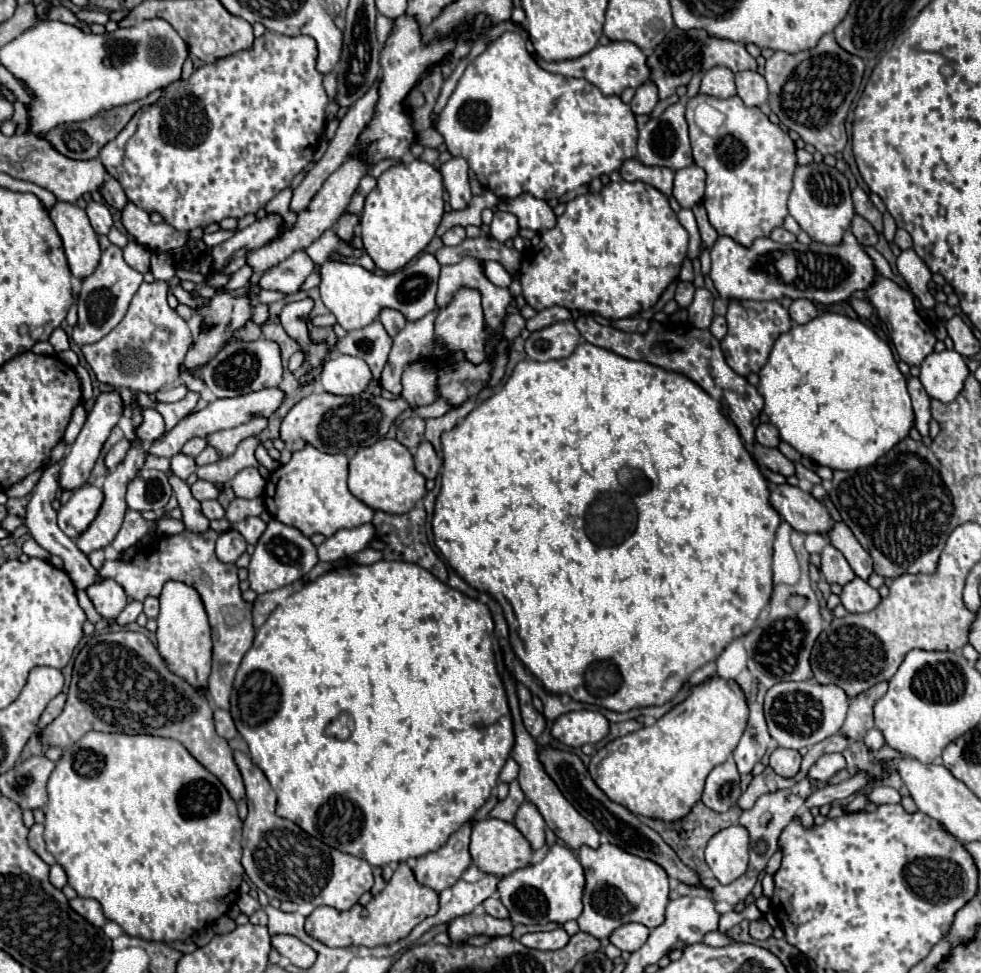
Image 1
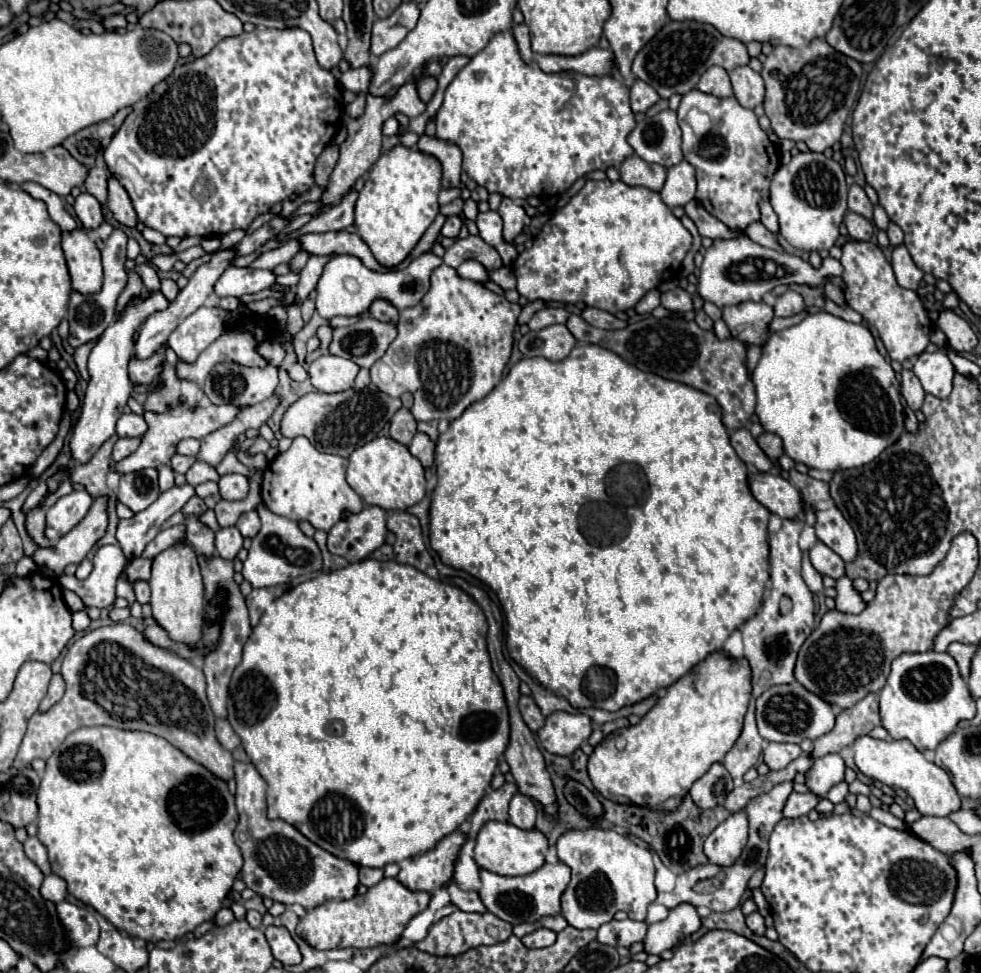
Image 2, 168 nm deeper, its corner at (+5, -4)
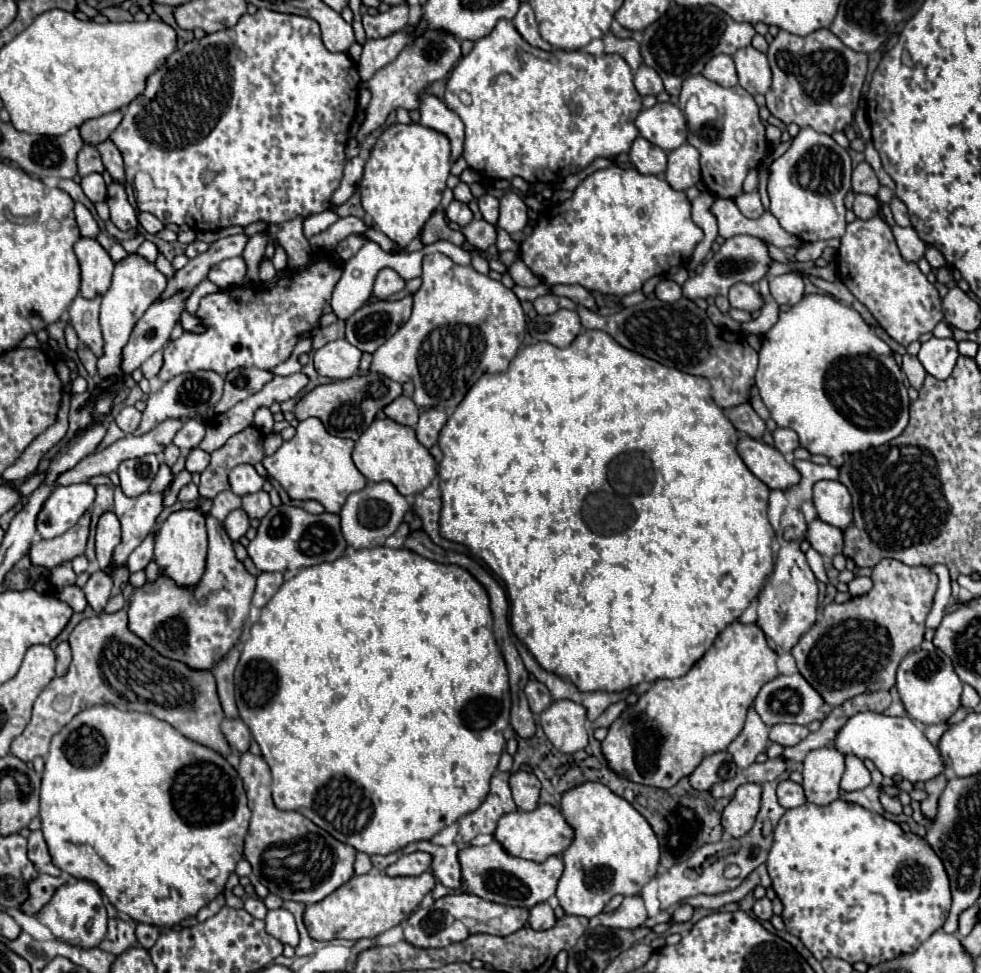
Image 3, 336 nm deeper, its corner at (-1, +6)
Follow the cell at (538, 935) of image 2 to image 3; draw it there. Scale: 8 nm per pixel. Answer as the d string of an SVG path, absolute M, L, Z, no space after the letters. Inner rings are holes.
M539 903L531 909L531 915L529 915L529 925L531 929L535 931L545 931L545 929L551 929L555 927L557 919L553 915L553 909L549 907L549 903Z

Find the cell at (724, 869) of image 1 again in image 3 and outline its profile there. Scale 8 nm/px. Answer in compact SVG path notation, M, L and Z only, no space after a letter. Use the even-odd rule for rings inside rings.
M755 783L741 785L731 799L731 803L723 811L723 831L729 833L733 839L747 835L755 823L757 811L761 803L761 787Z

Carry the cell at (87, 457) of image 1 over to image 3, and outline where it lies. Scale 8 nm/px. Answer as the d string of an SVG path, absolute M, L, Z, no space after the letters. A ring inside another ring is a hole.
M129 255L127 259L119 261L115 265L113 273L113 283L109 291L103 295L101 303L101 331L103 331L103 355L97 359L97 377L99 377L99 397L93 403L93 419L103 421L111 409L113 409L113 399L117 397L119 389L109 389L115 383L123 383L123 387L135 387L137 383L131 375L125 375L121 369L123 361L123 347L127 345L135 323L143 317L143 313L161 297L161 293L167 289L167 277L151 263L147 263L139 255Z

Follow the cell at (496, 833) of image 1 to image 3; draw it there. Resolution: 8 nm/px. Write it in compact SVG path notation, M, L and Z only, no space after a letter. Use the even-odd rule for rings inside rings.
M539 805L535 811L529 811L529 813L513 811L513 813L503 815L497 823L493 837L495 837L495 841L499 841L503 845L503 849L509 855L541 863L551 855L563 853L567 849L567 845L571 843L573 833L571 833L571 827L565 823L559 809L555 809L551 805Z

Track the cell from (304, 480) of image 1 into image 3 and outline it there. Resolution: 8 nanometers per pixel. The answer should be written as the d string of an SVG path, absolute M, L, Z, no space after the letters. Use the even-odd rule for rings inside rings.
M311 417L307 421L301 421L297 425L295 437L291 441L285 441L271 457L265 457L263 465L291 499L313 499L319 501L327 513L339 513L347 495L361 491L367 483L367 479L353 465L351 451L353 441L329 435L323 429L323 423Z

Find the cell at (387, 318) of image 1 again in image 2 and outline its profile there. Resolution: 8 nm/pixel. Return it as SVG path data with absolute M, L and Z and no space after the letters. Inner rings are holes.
M375 299L375 301L371 303L369 311L371 311L371 315L373 315L375 319L379 319L379 321L391 321L391 323L397 323L397 319L399 319L397 309L395 309L387 299Z

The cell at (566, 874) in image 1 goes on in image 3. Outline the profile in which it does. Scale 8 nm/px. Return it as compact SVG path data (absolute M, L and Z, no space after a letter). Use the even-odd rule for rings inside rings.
M497 841L485 847L461 849L459 863L463 873L463 885L473 895L493 903L501 903L509 907L525 907L525 909L531 909L539 903L545 903L549 897L553 897L565 869L561 857L549 857L543 863L535 863L535 861L507 855Z

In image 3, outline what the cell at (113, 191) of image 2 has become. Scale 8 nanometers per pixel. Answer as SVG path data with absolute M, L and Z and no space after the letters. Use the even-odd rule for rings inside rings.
M105 141L105 143L99 145L97 149L99 149L101 159L103 159L103 165L105 165L105 169L109 171L109 175L113 177L113 181L125 185L127 179L125 179L125 169L123 169L123 157L121 157L121 153L115 149L115 145L113 145L111 141Z

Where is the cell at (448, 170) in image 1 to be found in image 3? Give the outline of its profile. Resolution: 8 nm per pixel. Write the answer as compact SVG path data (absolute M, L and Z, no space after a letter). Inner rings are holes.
M433 95L421 97L421 125L443 133L451 141L451 159L457 161L463 155L463 141L465 141L465 127L463 121L451 113L445 103Z

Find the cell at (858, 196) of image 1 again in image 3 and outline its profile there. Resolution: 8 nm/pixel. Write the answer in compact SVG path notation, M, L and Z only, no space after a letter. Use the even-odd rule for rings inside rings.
M859 163L855 169L853 169L853 193L865 193L865 195L871 195L875 197L879 191L879 181L871 169L869 163Z

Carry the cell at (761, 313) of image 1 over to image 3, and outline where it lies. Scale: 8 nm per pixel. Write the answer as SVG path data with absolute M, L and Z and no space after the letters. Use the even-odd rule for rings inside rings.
M739 283L739 285L731 287L731 291L729 291L729 303L735 309L741 309L741 311L747 311L747 313L755 313L755 311L759 311L763 307L763 297L751 285Z

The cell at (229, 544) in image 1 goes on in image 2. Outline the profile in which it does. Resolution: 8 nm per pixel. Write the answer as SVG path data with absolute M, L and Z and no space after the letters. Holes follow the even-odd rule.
M237 527L219 529L215 533L215 547L217 547L217 553L223 559L229 559L231 561L231 559L235 559L235 555L239 553L239 549L243 547L243 537L237 531Z

